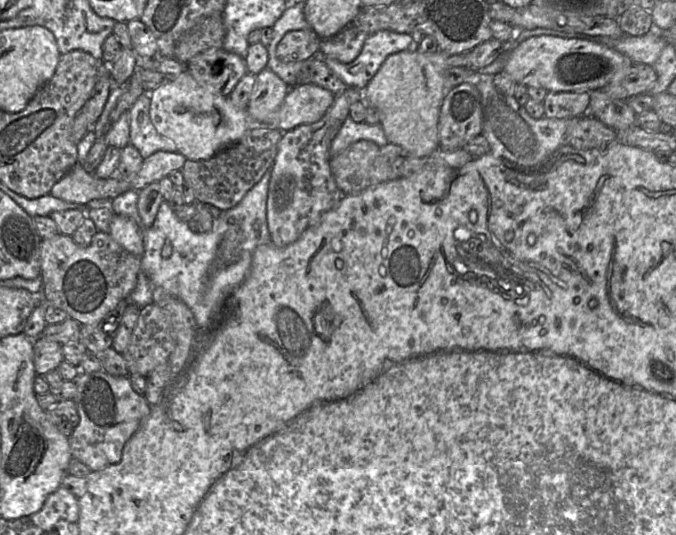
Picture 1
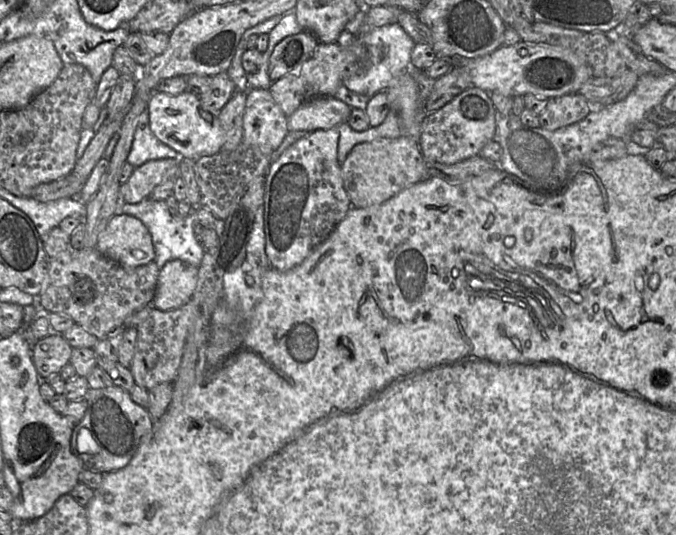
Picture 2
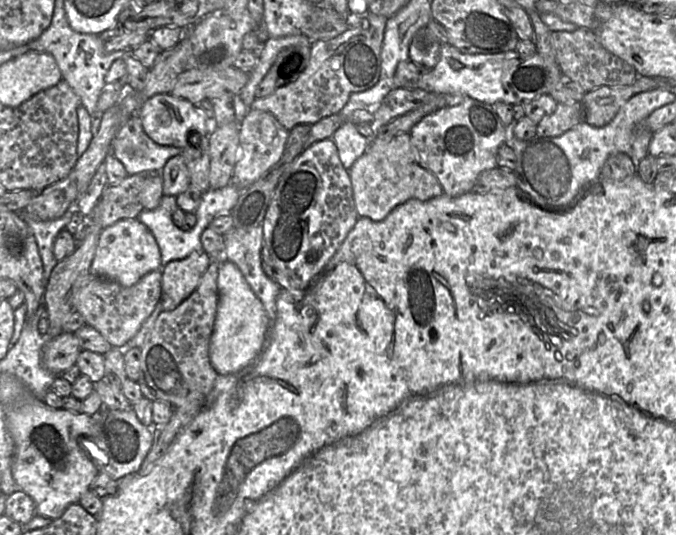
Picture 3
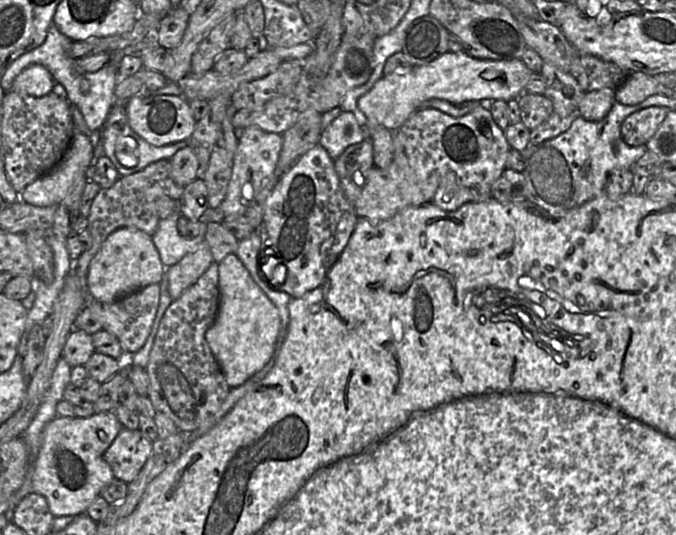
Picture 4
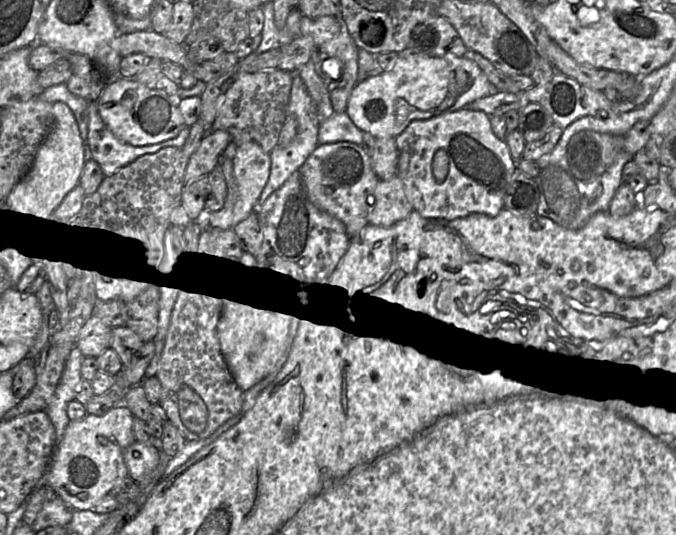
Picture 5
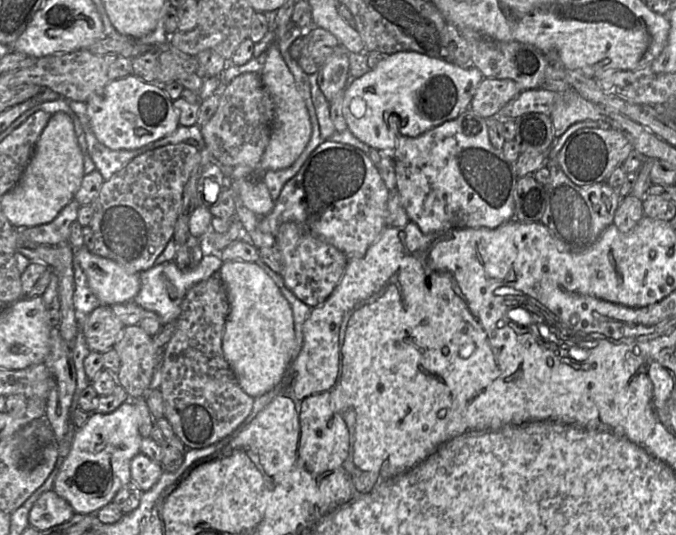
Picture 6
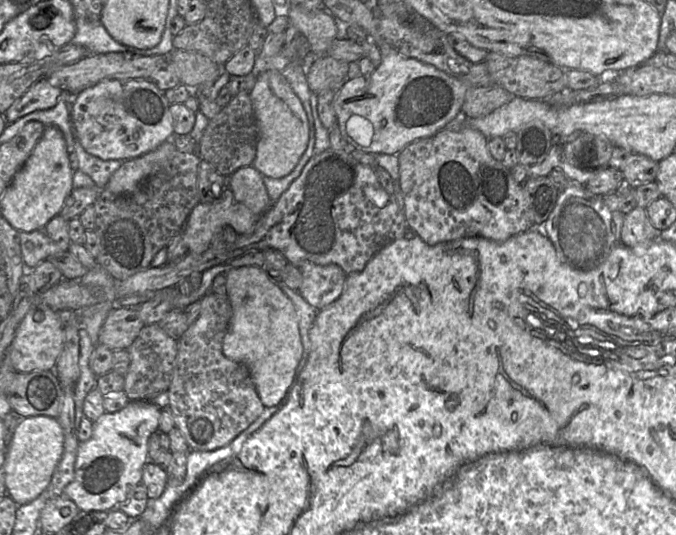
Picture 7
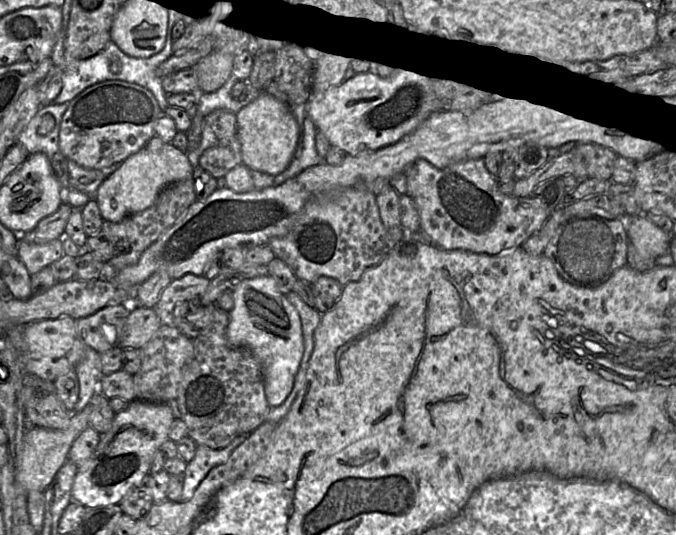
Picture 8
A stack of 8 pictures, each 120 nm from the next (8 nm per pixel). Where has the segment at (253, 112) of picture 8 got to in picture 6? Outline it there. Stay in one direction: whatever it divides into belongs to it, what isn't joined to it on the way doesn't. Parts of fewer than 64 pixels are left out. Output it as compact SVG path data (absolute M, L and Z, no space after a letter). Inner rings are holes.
M278 45L268 48L268 56L260 73L262 83L274 104L274 116L269 143L261 157L259 169L280 170L291 166L306 147L311 135L309 115L293 75L284 62Z

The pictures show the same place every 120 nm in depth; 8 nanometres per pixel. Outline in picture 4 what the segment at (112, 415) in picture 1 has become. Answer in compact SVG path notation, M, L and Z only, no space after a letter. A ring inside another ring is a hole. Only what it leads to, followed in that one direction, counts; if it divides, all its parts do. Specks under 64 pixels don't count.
M123 427L104 453L114 477L125 483L132 482L151 454L152 443L139 429Z

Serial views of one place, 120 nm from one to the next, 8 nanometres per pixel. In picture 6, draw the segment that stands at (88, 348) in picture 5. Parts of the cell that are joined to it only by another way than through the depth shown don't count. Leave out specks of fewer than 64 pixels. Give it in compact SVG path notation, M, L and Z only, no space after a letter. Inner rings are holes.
M100 306L88 317L83 334L91 352L105 353L113 349L124 329L110 306Z

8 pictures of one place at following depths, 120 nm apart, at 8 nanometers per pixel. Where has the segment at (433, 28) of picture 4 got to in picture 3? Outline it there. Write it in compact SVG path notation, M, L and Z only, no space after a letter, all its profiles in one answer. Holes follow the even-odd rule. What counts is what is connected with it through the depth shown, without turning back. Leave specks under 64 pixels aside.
M425 26L413 36L409 45L409 60L422 68L432 69L440 58L441 43Z

